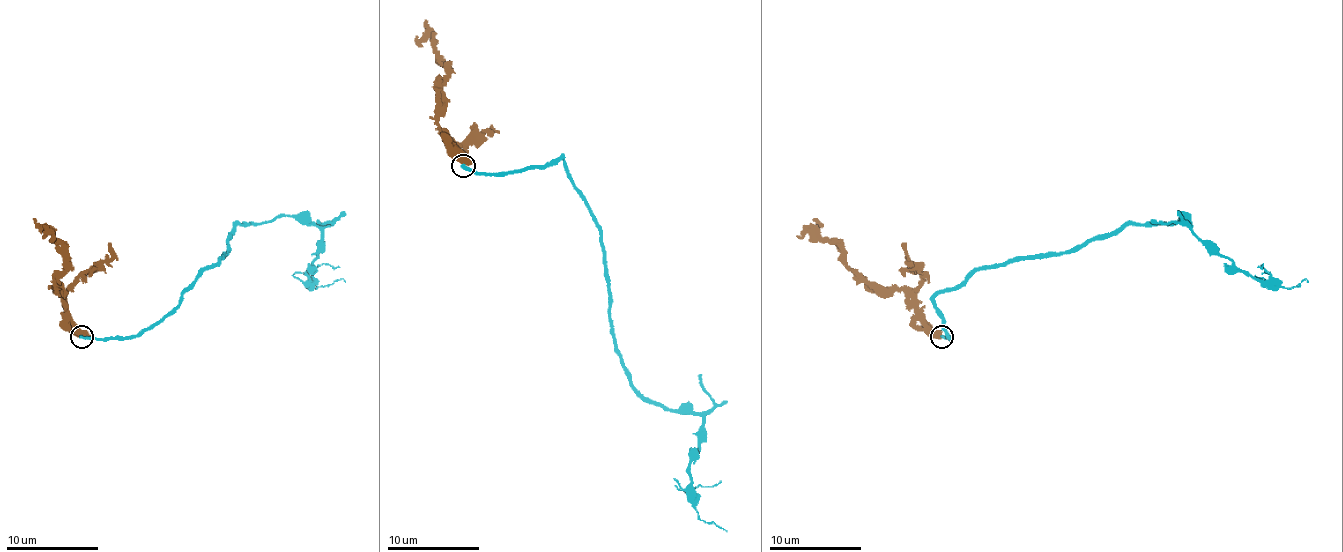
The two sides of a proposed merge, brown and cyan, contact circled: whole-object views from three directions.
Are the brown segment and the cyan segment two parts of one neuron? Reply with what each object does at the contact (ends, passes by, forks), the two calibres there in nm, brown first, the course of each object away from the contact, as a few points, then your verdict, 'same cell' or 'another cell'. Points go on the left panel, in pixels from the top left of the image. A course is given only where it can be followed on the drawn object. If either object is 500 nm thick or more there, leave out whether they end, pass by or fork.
750/320 nm | brown via (82, 337), (68, 323), (68, 304), (57, 291), (64, 251), (50, 230), (34, 219) | cyan via (82, 337), (140, 337), (228, 251), (239, 223), (306, 217), (320, 230), (309, 279), (316, 288), (346, 281) | another cell

